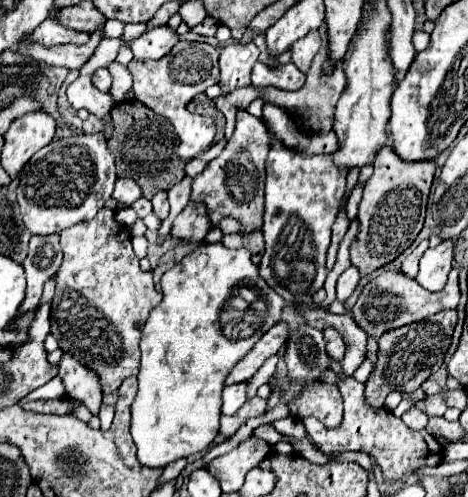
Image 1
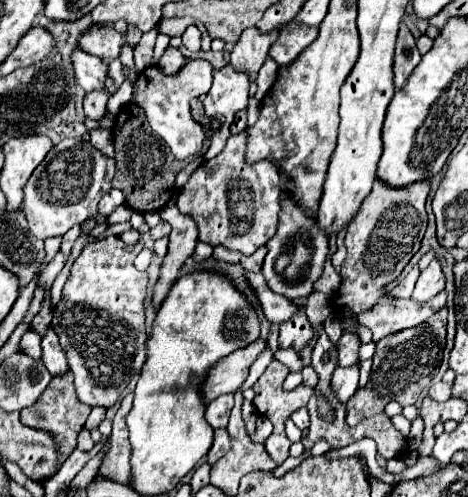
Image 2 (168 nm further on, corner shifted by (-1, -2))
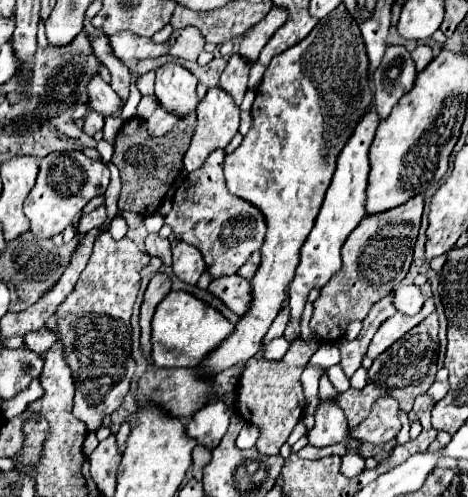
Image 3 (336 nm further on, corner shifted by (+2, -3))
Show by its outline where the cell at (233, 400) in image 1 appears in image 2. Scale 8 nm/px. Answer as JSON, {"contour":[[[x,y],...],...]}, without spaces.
{"contour":[[[223,394],[215,398],[213,402],[207,404],[205,408],[205,420],[217,430],[217,428],[227,428],[229,422],[229,412],[233,408],[233,394]]]}

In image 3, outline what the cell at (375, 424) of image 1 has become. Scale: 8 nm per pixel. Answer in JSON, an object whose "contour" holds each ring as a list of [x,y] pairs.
{"contour":[[[382,397],[372,413],[350,431],[350,435],[354,439],[372,443],[376,447],[386,445],[388,441],[392,441],[398,431],[400,431],[400,419],[398,419],[398,401],[394,401],[394,397]]]}

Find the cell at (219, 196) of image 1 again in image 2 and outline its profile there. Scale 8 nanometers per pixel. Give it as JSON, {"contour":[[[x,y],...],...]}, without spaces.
{"contour":[[[247,132],[231,136],[215,158],[203,162],[191,174],[179,192],[177,208],[181,214],[187,214],[195,220],[199,228],[199,242],[207,242],[211,246],[223,244],[229,250],[251,256],[275,236],[281,210],[281,176],[277,166],[273,166],[269,160],[253,166],[245,164],[245,138]]]}

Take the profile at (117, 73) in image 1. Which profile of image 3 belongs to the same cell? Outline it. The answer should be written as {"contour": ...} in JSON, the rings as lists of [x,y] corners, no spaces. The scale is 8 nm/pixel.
{"contour":[[[118,31],[114,35],[108,35],[108,41],[114,57],[124,63],[134,63],[138,59],[160,57],[168,53],[168,43],[152,43],[150,39],[138,37],[132,31]]]}

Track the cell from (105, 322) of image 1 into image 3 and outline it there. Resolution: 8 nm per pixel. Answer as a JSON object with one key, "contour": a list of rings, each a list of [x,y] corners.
{"contour":[[[104,231],[92,249],[90,261],[80,273],[72,293],[58,305],[56,337],[62,343],[66,365],[72,369],[76,397],[74,415],[86,423],[88,431],[96,431],[104,415],[114,413],[128,389],[136,371],[132,359],[132,307],[140,287],[140,269],[148,265],[150,257],[138,249],[128,237],[114,241]]]}

